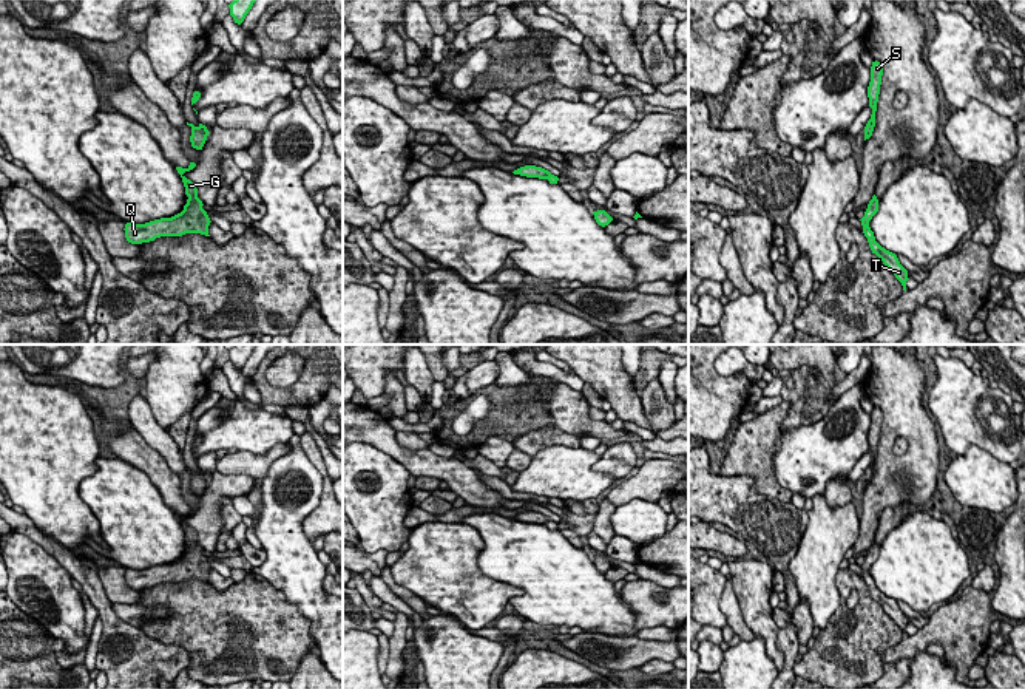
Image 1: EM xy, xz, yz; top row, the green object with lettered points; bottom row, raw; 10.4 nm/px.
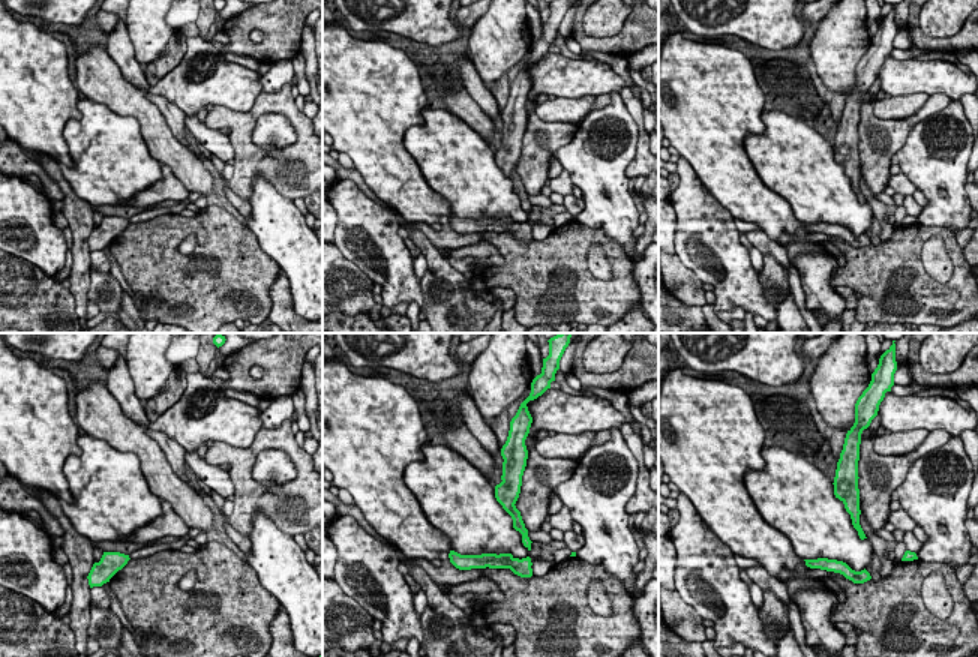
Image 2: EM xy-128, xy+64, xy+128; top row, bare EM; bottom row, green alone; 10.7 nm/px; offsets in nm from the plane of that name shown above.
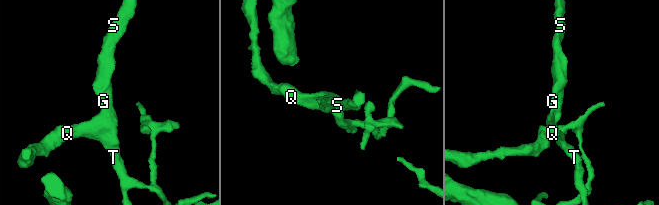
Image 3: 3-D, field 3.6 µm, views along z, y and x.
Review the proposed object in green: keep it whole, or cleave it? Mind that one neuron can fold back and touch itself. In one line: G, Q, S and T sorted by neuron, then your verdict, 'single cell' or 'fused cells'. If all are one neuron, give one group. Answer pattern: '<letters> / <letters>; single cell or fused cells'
G S / Q T; fused cells

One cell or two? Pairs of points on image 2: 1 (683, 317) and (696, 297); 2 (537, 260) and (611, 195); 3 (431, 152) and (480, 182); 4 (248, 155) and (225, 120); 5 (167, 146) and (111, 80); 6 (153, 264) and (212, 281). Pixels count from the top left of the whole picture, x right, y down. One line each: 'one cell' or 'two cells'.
1: two cells
2: two cells
3: one cell
4: one cell
5: one cell
6: one cell

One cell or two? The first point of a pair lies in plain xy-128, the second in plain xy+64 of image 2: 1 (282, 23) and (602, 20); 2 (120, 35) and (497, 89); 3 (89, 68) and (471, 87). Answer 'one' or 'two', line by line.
1: two
2: two
3: two

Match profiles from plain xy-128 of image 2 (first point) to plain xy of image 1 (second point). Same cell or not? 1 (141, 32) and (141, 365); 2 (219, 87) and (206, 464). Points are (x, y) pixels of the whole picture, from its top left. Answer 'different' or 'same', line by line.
1: different
2: different

